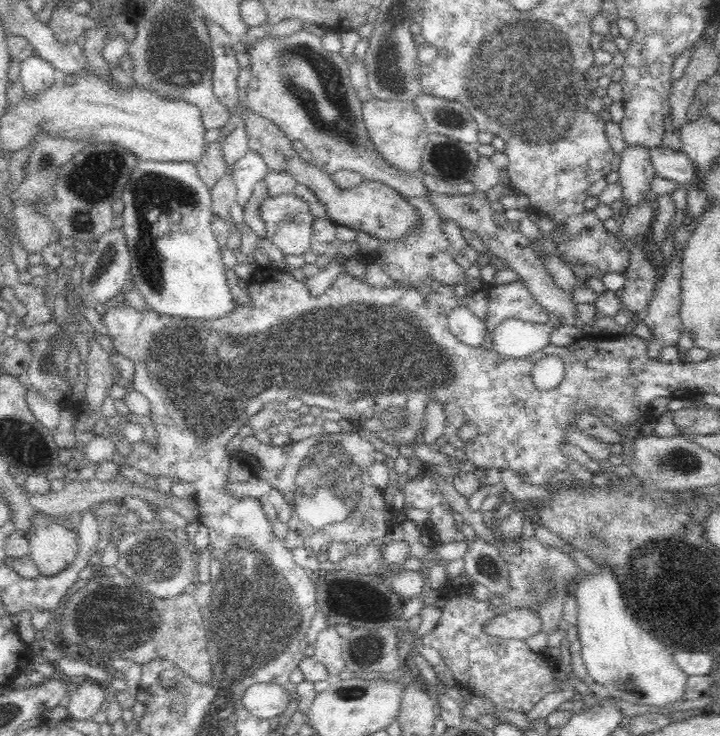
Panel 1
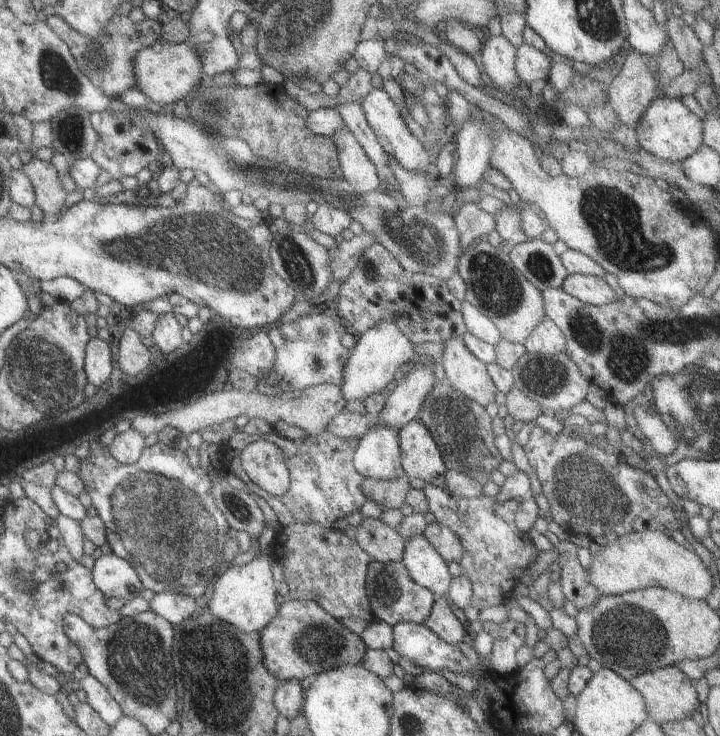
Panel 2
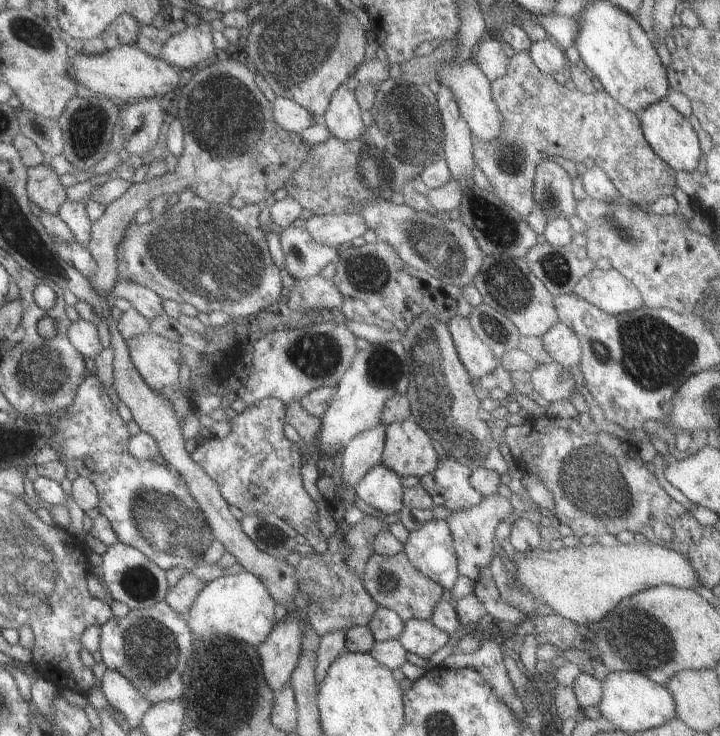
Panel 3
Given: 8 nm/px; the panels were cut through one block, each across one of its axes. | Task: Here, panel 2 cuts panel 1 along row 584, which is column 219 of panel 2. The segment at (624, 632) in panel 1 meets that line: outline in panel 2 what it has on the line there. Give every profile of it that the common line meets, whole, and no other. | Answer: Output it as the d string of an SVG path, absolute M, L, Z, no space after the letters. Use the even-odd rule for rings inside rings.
M260 554L242 565L225 565L213 582L211 598L205 606L220 621L243 631L245 634L259 632L277 612L275 602L277 583L270 571L271 560Z

